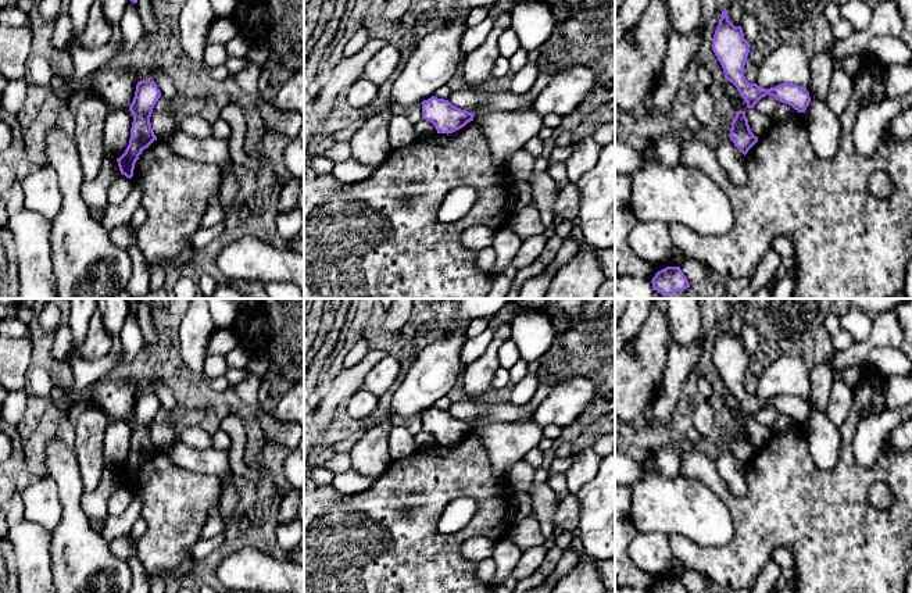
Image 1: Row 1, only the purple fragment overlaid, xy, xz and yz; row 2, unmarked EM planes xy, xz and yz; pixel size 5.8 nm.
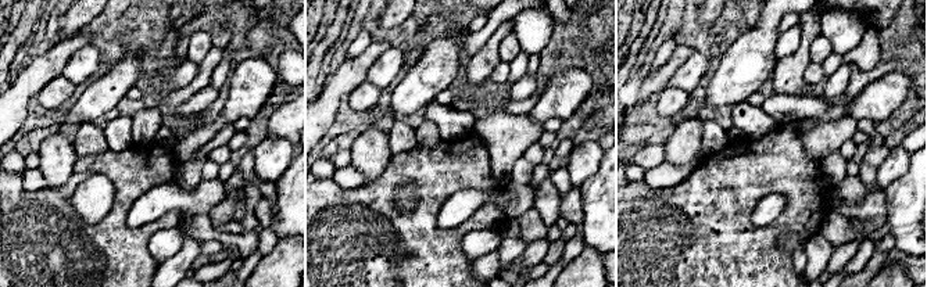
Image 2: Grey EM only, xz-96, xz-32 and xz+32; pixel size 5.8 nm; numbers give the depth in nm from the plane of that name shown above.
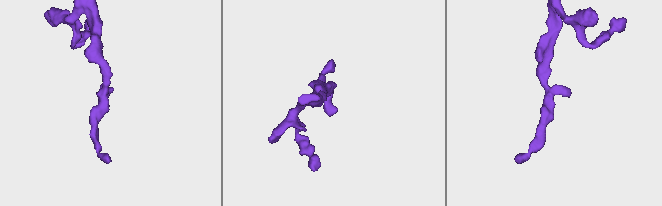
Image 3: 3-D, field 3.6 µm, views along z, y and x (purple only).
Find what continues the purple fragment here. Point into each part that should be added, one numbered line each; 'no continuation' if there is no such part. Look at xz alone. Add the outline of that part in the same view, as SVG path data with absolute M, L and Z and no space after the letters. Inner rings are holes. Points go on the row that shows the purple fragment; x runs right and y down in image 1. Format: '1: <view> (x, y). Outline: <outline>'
1: xz (507, 132). Outline: M530 110L479 111L473 121L487 137L494 165L503 171L508 171L509 158L544 126L543 117Z

